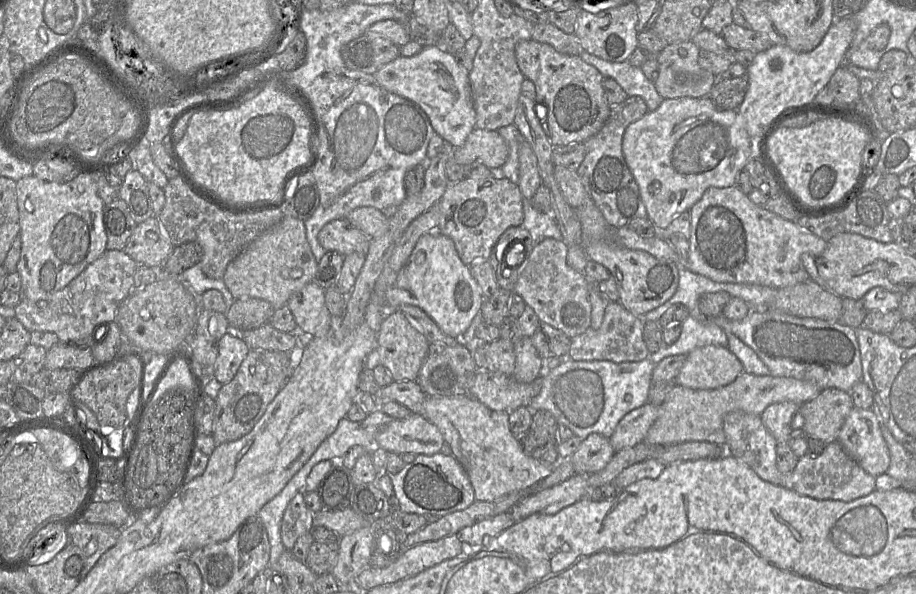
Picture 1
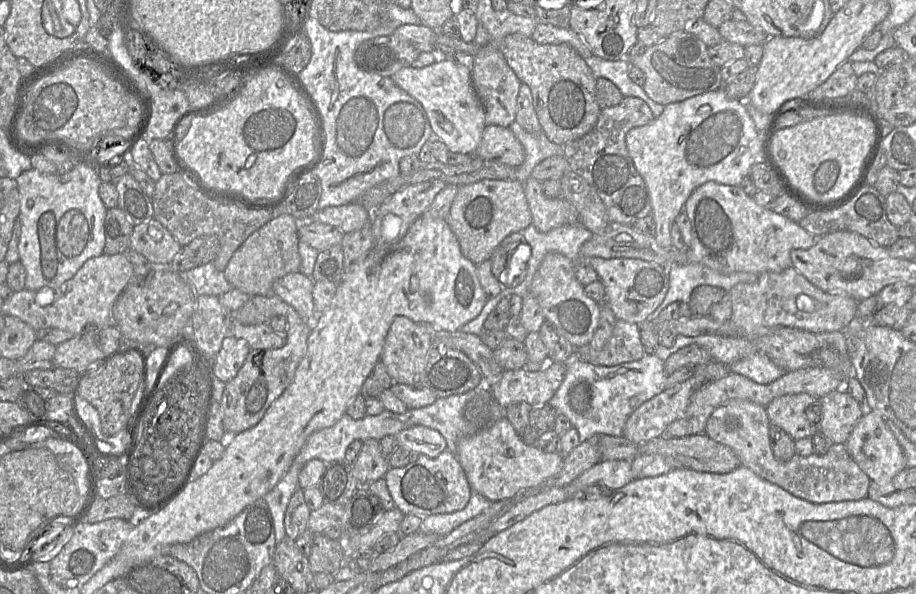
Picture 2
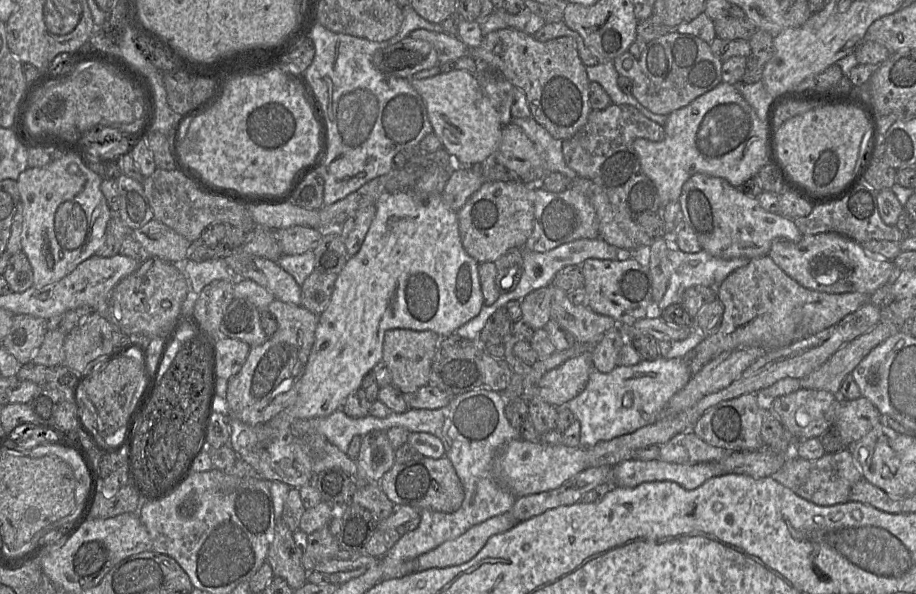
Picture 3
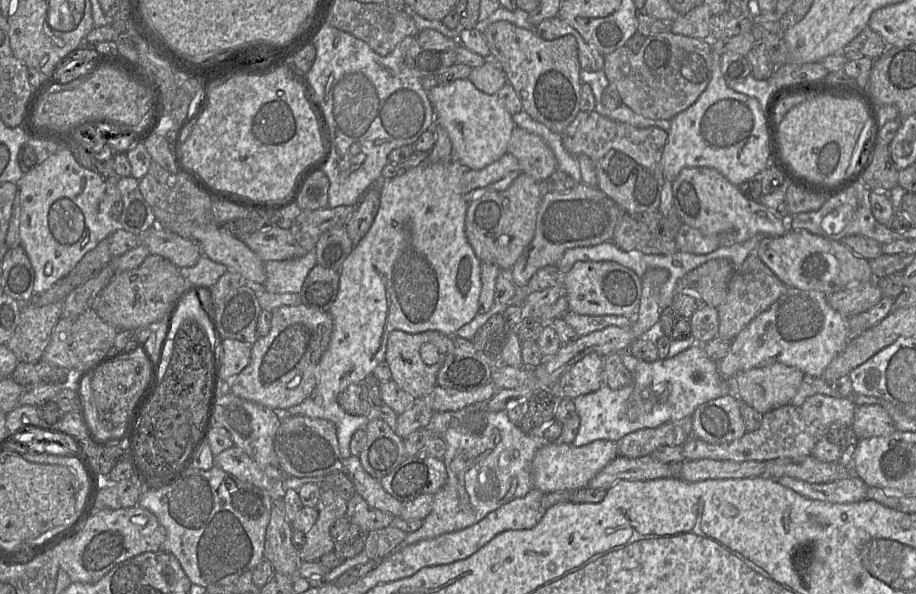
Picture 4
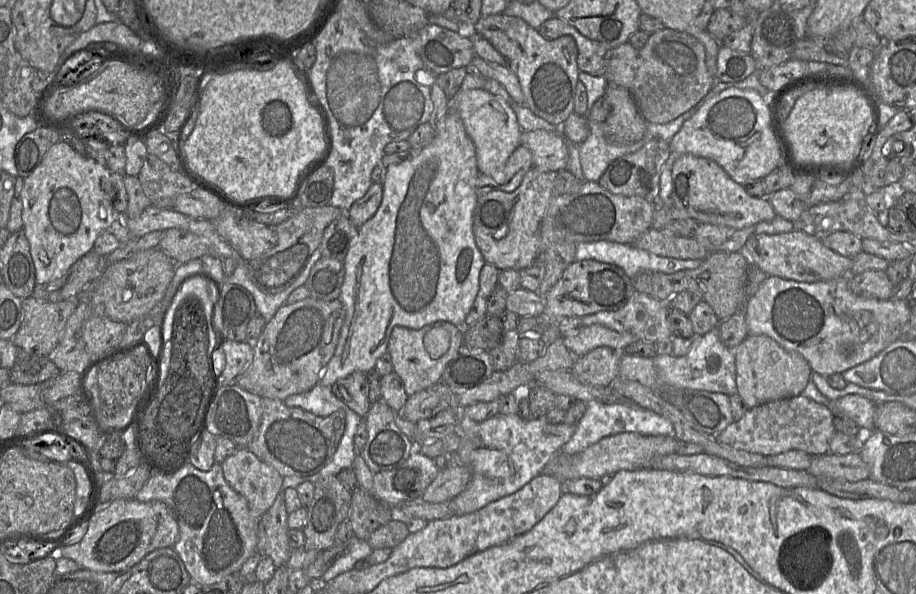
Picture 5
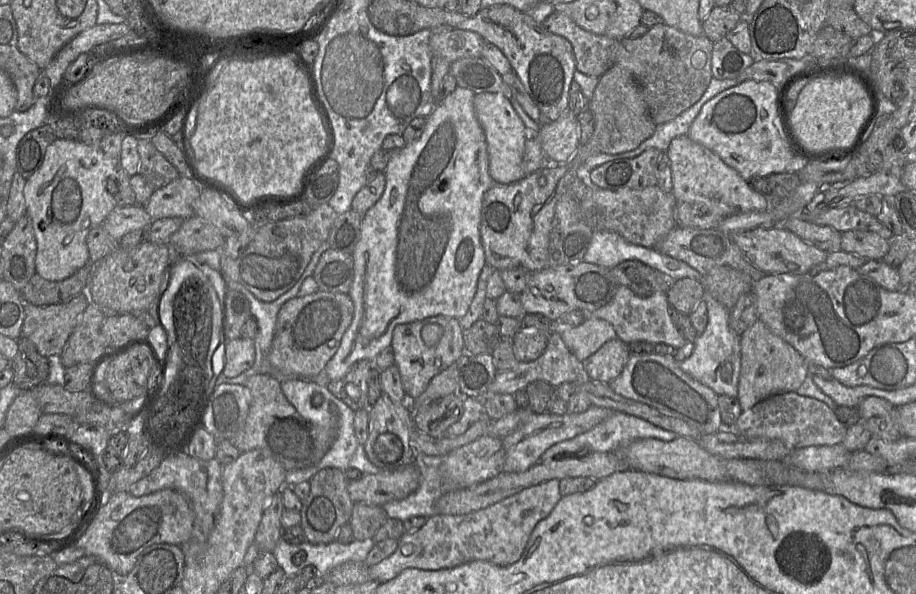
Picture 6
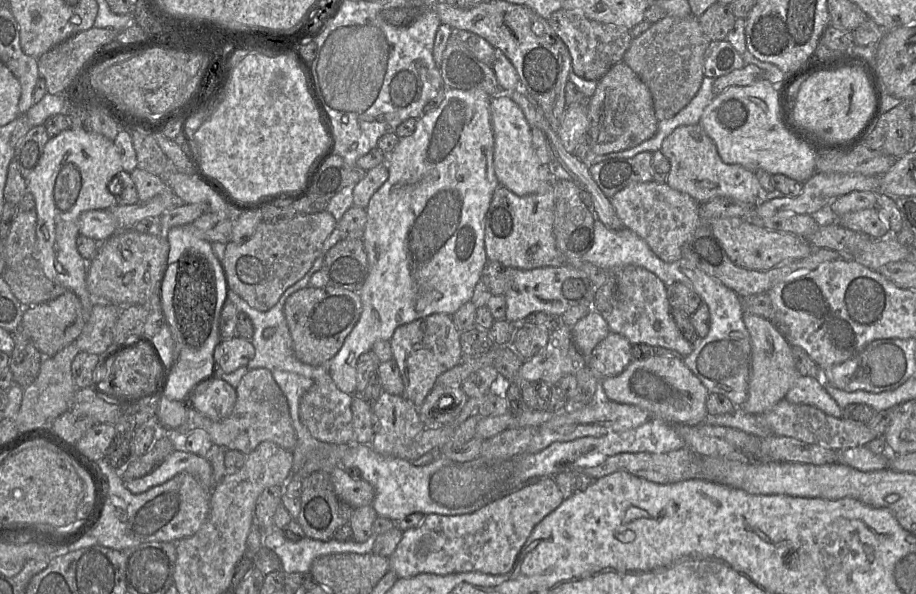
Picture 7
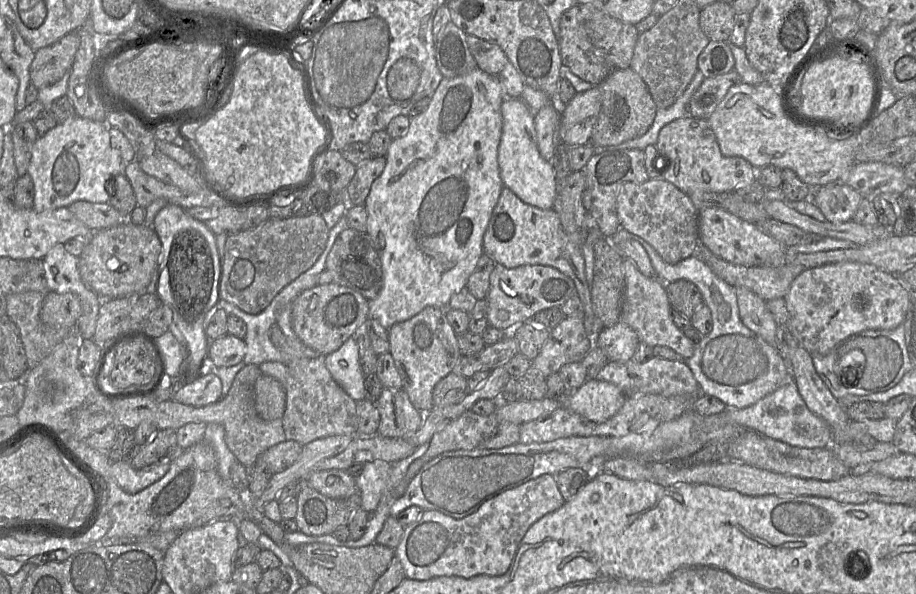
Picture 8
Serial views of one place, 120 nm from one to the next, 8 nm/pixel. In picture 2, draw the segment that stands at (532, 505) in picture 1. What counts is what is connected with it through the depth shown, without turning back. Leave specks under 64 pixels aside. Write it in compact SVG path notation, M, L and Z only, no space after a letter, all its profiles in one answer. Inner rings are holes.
M631 460L600 461L565 486L568 497L580 495L582 491L594 484L601 484L617 490L634 479Z

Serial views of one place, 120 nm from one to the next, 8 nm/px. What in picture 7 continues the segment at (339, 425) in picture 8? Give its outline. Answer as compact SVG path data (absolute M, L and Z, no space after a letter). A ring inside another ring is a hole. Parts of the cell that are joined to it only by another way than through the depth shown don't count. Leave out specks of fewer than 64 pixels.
M329 373L314 380L313 385L301 397L299 416L301 422L316 440L330 444L348 444L354 441L352 395L344 393L334 383Z

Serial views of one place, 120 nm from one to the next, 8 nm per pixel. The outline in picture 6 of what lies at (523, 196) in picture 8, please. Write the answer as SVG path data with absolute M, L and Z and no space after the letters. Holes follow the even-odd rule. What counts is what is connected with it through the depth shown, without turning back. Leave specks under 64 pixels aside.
M501 93L475 94L475 115L484 130L489 158L489 174L498 184L511 184L523 179L523 155L525 143L530 135L510 101Z

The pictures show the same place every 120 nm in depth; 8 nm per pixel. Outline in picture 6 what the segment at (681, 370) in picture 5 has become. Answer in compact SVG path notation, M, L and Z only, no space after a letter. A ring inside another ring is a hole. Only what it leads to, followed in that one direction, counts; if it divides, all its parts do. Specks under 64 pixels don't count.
M705 290L702 300L707 306L707 326L701 334L697 334L692 354L678 362L679 366L685 373L711 388L718 396L727 395L736 398L741 370L740 335L729 325L729 309Z

